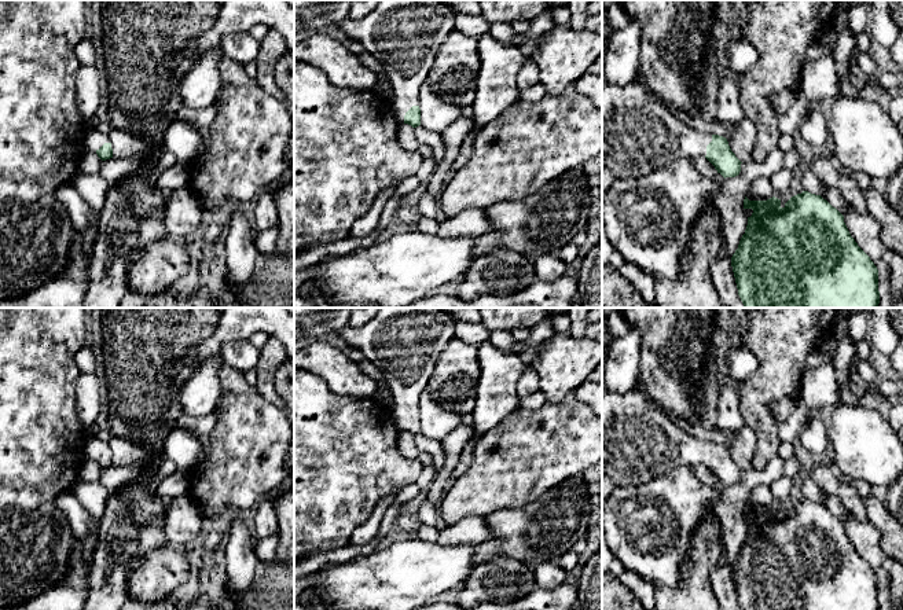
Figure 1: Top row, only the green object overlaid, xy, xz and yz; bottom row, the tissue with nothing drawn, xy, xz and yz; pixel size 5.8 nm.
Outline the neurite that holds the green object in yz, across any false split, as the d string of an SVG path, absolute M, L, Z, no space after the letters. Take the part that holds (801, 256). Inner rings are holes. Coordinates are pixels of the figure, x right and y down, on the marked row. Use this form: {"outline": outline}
{"outline": "M803 191L785 206L772 196L767 201L744 199L744 209L752 209L731 267L738 295L745 308L878 308L878 269L851 236L844 216L821 195Z"}

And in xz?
{"outline": "M378 0L363 18L346 18L338 26L355 41L363 44L385 69L394 91L392 100L399 124L421 125L419 89L427 81L436 52L455 29L452 10L440 0Z"}

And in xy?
{"outline": "M92 129L85 136L85 147L91 152L96 152L102 161L113 158L111 142L107 133Z"}

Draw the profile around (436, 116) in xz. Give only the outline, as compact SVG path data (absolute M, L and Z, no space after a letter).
M427 81L419 89L419 109L421 125L437 133L443 133L460 117L460 109L440 100Z

